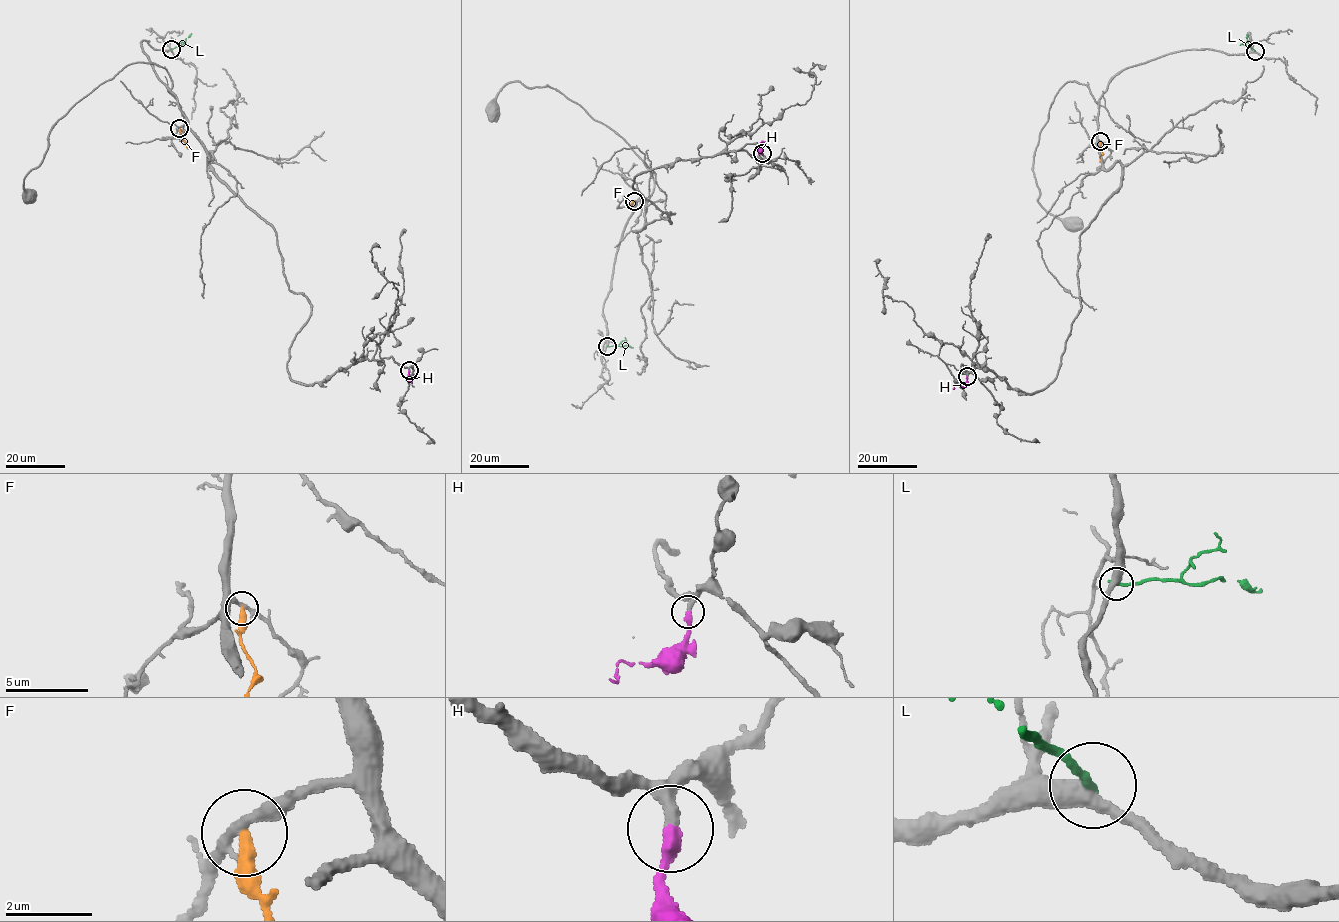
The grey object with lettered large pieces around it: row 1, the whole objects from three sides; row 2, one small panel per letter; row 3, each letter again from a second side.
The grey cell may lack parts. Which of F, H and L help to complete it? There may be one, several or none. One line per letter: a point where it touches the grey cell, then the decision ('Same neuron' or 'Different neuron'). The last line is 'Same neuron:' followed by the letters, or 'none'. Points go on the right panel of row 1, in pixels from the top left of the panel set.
F: Touches grey at (1100, 141). Different neuron
H: Touches grey at (967, 376). Same neuron
L: Touches grey at (1255, 51). Different neuron
Same neuron: H

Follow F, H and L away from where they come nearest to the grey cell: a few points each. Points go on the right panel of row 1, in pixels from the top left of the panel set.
F: (1100, 141), (1102, 154), (1099, 161)
H: (967, 376), (961, 386), (952, 388)
L: (1255, 51), (1250, 47), (1247, 34)

